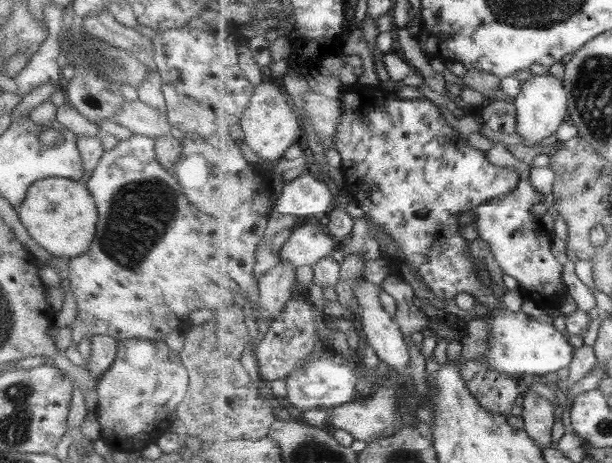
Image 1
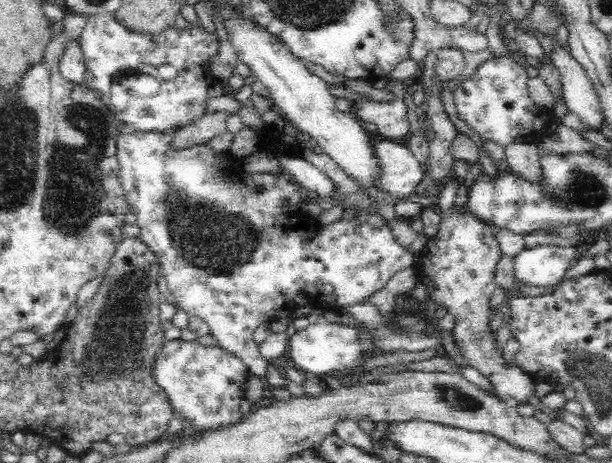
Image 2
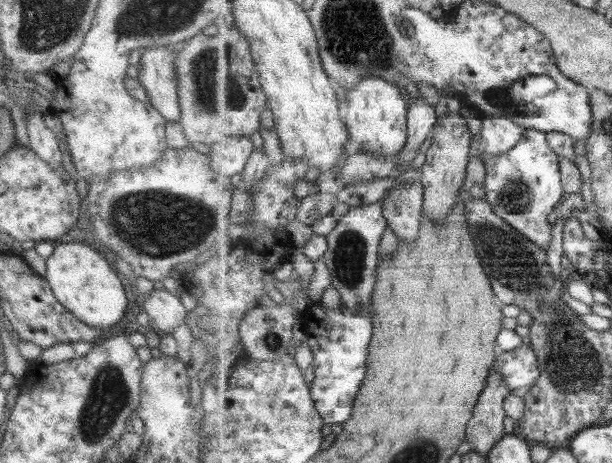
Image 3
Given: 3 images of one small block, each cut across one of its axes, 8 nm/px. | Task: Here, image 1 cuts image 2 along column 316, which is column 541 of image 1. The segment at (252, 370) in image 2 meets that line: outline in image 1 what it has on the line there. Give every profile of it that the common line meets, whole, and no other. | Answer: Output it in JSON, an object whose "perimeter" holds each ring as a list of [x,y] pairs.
{"perimeter":[[[495,142],[490,150],[486,151],[486,155],[493,164],[513,168],[518,172],[518,189],[477,207],[473,211],[476,218],[473,225],[477,228],[479,238],[489,244],[493,259],[504,274],[518,281],[518,290],[522,296],[536,303],[546,304],[552,298],[568,294],[563,283],[563,264],[551,252],[553,234],[545,231],[541,220],[531,214],[531,208],[535,204],[541,204],[544,198],[544,194],[539,193],[530,180],[532,167],[529,168],[527,164],[515,158],[506,146],[504,143]]]}

